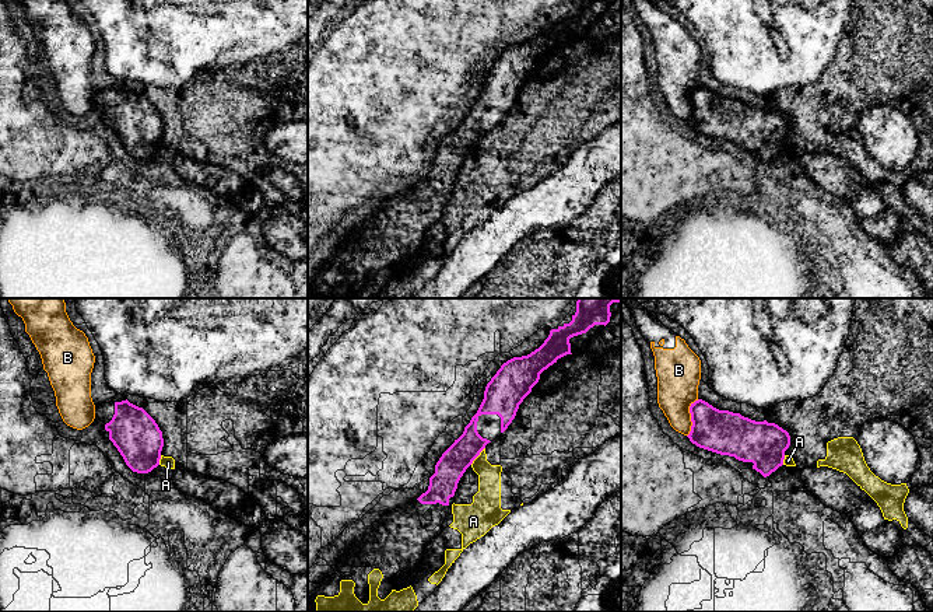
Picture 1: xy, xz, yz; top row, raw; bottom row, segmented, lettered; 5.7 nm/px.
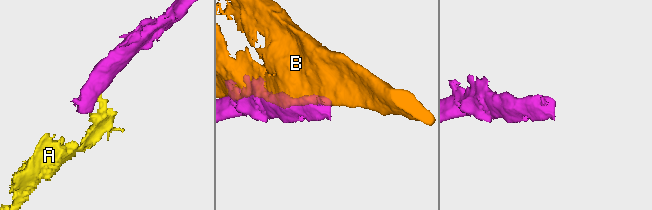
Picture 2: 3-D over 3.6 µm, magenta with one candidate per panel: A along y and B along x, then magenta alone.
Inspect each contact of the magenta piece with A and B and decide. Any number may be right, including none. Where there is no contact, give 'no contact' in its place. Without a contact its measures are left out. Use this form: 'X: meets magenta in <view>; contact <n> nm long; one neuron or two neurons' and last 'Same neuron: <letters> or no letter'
A: meets magenta in xz; contact 130 nm long; one neuron
B: meets magenta in yz; contact 220 nm long; two neurons
Same neuron: A

